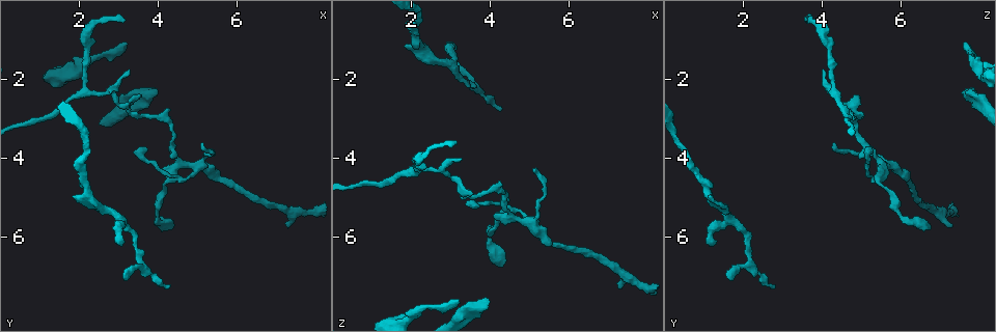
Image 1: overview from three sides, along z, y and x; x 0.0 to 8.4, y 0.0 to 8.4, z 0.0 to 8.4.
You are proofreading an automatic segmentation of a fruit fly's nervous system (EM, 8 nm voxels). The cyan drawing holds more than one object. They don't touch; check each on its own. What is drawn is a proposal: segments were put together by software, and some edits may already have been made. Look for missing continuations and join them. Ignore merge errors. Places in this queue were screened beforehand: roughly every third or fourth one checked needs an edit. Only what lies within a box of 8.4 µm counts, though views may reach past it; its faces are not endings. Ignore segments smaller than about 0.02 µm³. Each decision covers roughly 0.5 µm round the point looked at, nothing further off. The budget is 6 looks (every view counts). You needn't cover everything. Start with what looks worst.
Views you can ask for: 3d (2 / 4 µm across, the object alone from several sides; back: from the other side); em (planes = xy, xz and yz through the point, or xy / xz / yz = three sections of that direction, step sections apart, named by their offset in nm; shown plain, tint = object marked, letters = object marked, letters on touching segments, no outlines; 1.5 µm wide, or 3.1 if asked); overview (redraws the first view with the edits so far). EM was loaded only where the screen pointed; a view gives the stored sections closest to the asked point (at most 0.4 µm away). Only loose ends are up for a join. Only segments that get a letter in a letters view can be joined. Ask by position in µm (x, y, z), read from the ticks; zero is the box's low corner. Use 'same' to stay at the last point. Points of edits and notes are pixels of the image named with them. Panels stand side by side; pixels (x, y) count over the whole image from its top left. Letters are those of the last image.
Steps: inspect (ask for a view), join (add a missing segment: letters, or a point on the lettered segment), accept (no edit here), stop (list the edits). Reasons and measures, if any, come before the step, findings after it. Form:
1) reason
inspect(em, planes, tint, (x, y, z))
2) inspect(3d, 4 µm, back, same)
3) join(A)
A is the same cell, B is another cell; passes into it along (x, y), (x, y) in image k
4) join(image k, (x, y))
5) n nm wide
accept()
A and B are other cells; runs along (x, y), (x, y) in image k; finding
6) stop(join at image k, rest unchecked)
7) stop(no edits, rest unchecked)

long arm stops here
inspect(em, xy, step 8, tint, (3.15, 1.05, 7.60))

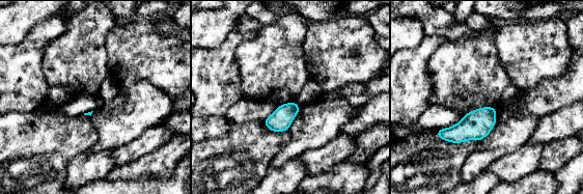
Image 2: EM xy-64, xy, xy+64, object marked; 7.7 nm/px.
another direction
inspect(em, planes, letters, same)

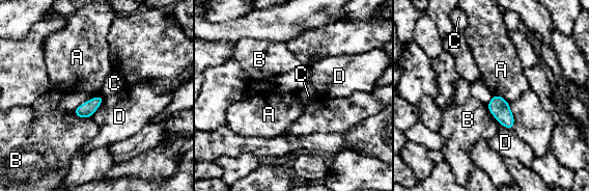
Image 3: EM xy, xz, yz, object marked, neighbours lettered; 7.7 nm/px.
accept()
A, B, C and D are other cells; none of them fits

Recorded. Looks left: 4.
branch stops here
inspect(3d, 2 µm, (3.20, 7.05, 1.65))

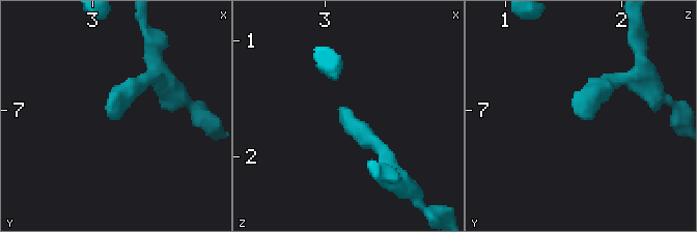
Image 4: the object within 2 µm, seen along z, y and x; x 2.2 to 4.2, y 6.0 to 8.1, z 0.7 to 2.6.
need the tissue
inspect(em, planes, tint, (3.16, 7.08, 1.66))

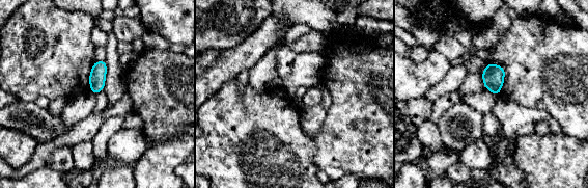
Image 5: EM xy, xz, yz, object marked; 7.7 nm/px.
inspect(em, planes, letters, same)

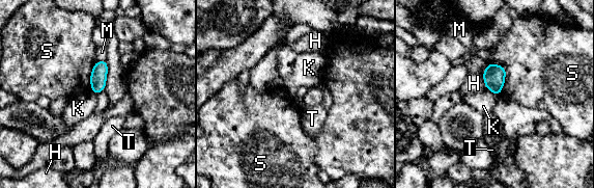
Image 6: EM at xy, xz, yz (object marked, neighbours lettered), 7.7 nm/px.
130 nm wide; S touches over 280 nm
accept()
H, K, M, S and T are other cells; no lettered segment goes on from it

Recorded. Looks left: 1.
stop(no edits, rest unchecked)

